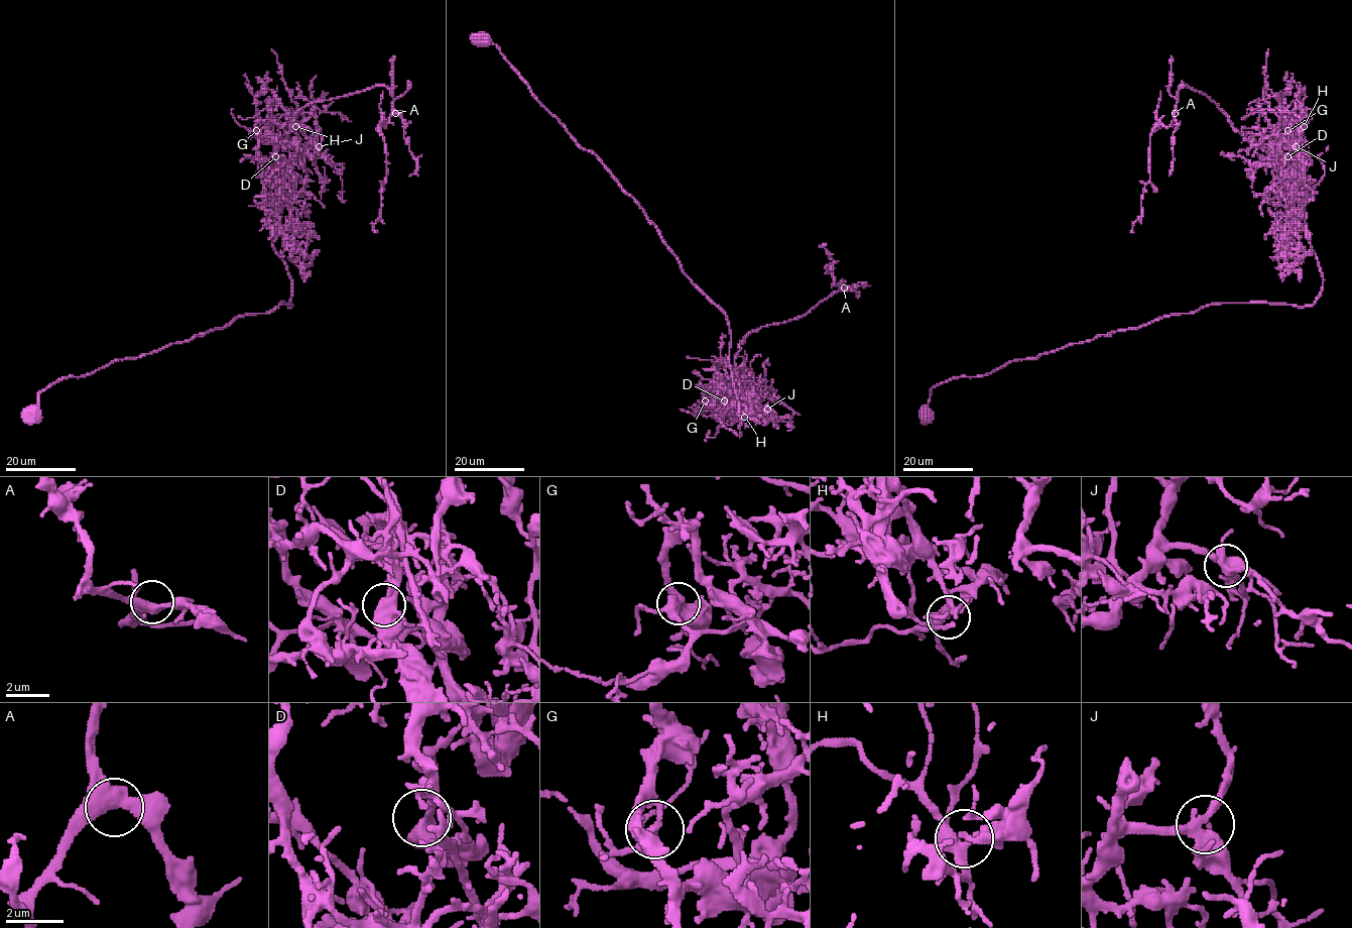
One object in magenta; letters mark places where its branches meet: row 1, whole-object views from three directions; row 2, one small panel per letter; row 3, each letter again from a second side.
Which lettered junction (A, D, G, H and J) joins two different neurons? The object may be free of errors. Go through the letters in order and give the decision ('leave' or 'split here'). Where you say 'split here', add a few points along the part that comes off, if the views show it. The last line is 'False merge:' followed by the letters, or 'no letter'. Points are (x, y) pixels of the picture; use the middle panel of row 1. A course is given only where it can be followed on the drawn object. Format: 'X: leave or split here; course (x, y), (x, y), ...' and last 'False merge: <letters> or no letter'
A: leave
D: leave
G: split here; course (705, 400), (733, 406), (736, 354), (749, 333), (804, 316), (842, 288), (829, 272), (835, 262), (827, 245)
H: leave
J: leave
False merge: G

